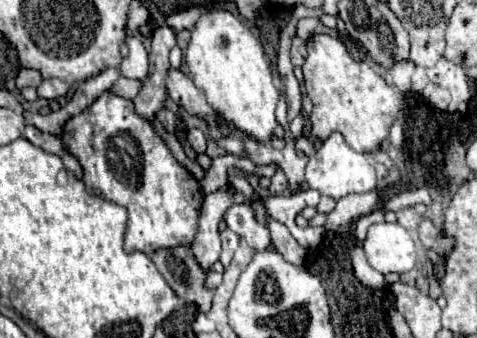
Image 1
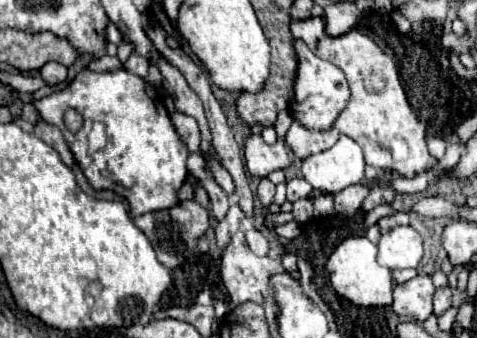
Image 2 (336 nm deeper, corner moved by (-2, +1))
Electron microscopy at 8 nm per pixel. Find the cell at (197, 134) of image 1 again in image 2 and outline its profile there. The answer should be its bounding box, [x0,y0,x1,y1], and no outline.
[171,113,201,153]

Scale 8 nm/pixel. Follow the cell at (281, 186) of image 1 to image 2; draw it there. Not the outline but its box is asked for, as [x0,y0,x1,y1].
[287,177,313,203]

